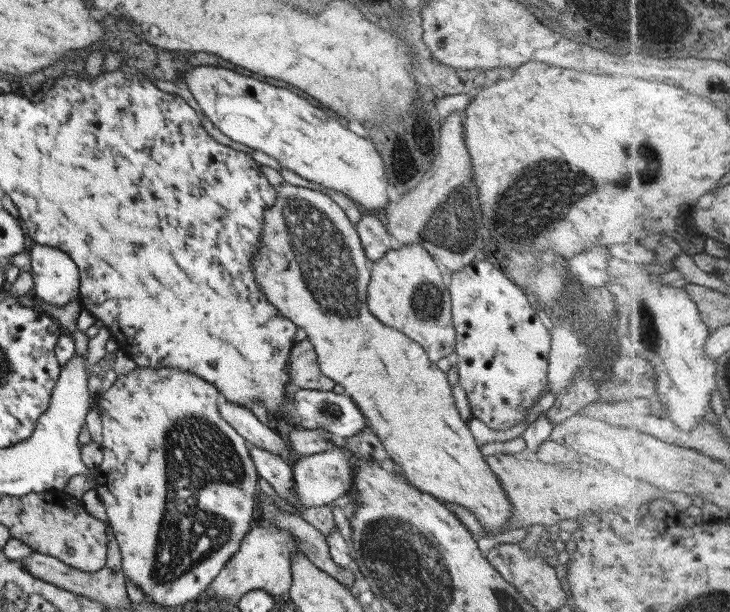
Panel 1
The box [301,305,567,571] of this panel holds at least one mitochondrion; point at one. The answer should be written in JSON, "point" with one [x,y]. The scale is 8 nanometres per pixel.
{"point":[329,408]}

